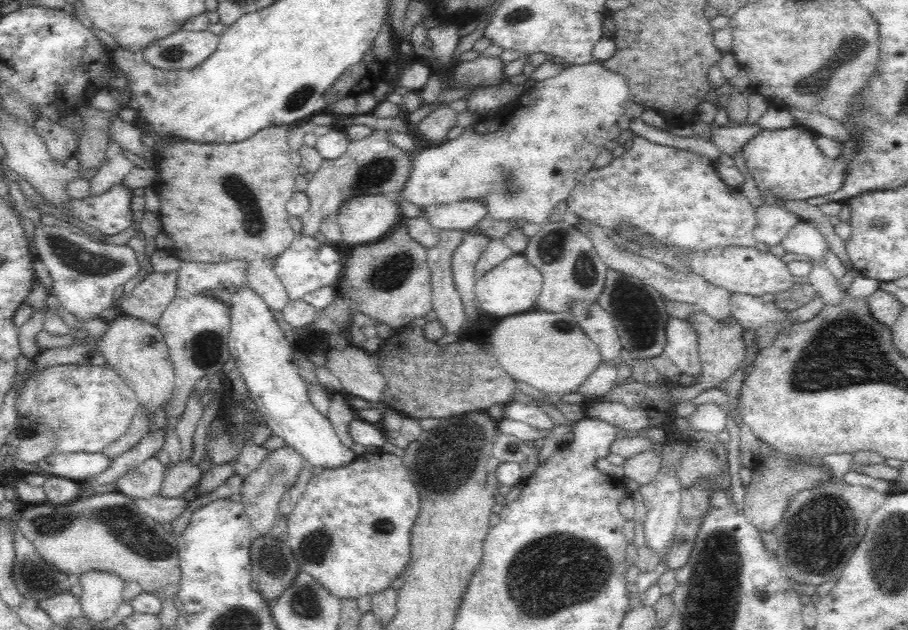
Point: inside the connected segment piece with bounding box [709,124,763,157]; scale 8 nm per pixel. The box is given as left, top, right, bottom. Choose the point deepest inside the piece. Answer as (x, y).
(730, 139)

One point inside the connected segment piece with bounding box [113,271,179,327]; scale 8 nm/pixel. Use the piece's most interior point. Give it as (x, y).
(147, 301)

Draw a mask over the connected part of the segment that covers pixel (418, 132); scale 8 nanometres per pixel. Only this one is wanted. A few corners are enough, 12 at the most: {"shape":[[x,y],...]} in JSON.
{"shape":[[440,105],[412,130],[428,146],[448,141],[456,113]]}

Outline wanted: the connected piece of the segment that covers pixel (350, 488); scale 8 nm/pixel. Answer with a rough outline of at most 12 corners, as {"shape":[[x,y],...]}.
{"shape":[[365,452],[308,481],[286,542],[333,597],[412,559],[419,493]]}

